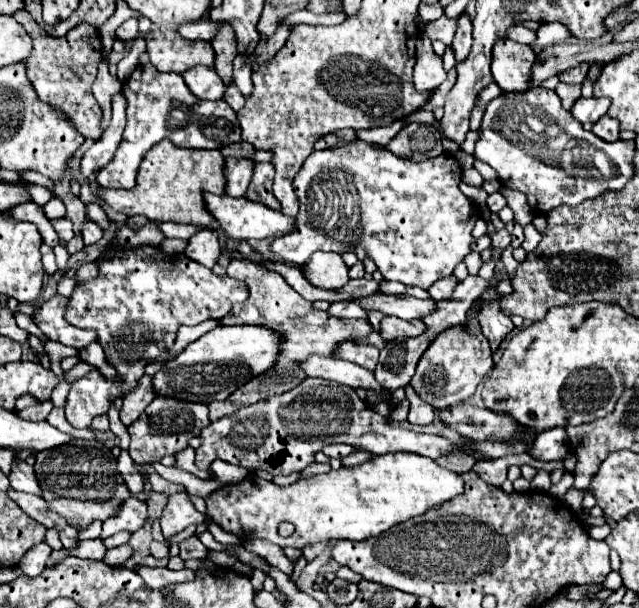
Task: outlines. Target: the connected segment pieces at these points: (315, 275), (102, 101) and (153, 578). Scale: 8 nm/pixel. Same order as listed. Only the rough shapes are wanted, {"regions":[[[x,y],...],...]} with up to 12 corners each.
{"regions":[[[317,251],[301,267],[321,289],[349,281],[341,255]],[[99,67],[93,95],[103,109],[105,127],[111,119],[111,97],[121,91],[121,81]],[[137,565],[135,573],[151,587],[192,581],[189,569],[169,571]]]}

